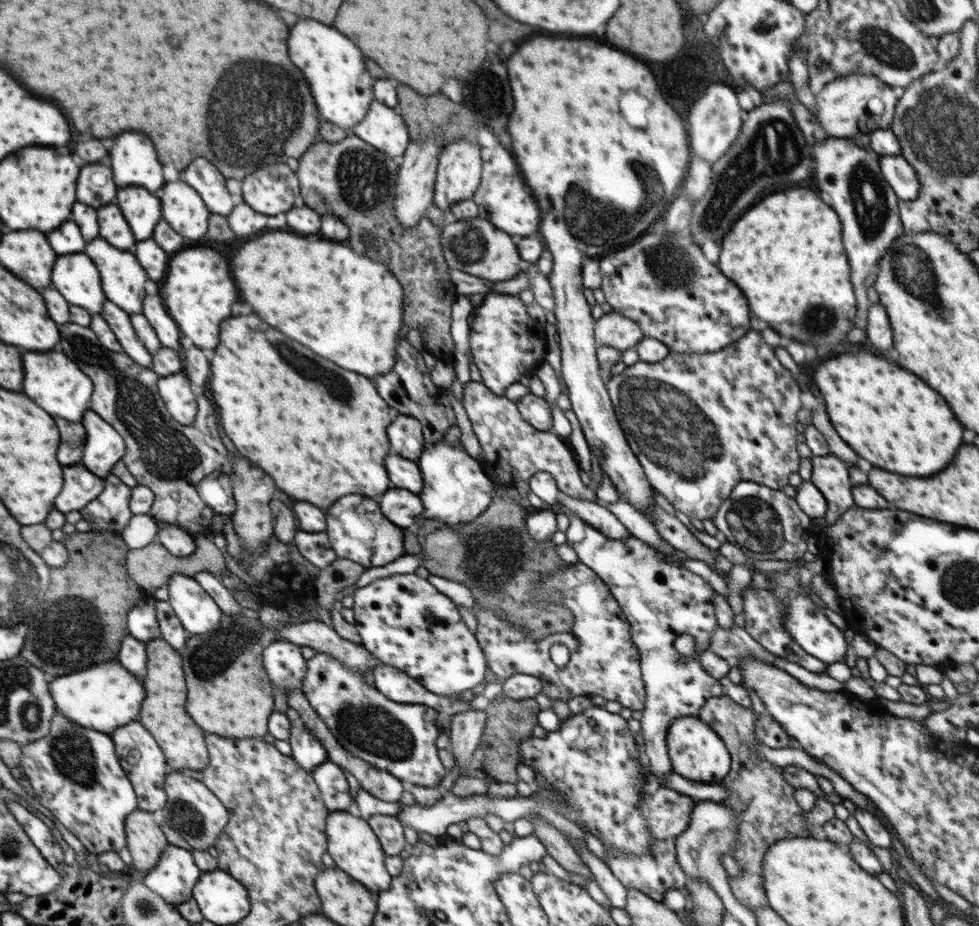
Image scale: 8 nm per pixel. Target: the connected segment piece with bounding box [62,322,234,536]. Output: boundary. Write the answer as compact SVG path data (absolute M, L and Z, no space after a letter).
M62 324L62 350L98 382L98 390L94 393L94 412L97 412L106 422L112 422L112 425L125 437L128 444L128 452L125 456L125 464L140 485L147 486L155 494L154 502L150 508L149 514L158 521L164 521L169 524L178 524L182 526L190 535L198 536L198 532L204 532L214 519L214 512L198 494L197 484L208 474L222 472L229 477L232 475L232 454L224 448L220 440L220 432L216 428L216 416L214 408L208 402L208 398L200 396L199 406L202 408L197 413L197 418L190 426L179 423L177 419L168 412L162 398L159 396L157 375L152 368L147 369L138 365L130 355L126 353L117 353L106 347L96 336L95 332L89 327L76 326L76 324Z

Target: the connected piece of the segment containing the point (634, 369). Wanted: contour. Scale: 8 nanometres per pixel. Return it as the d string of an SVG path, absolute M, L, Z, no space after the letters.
M751 329L733 345L726 346L716 352L678 353L669 351L666 358L660 362L637 361L635 364L627 366L620 374L610 376L605 385L613 410L624 428L624 432L626 432L626 440L634 454L637 455L648 482L654 490L662 494L674 506L675 510L680 510L690 518L694 517L702 521L712 518L720 508L722 500L732 496L734 486L740 481L755 482L774 490L782 490L784 486L789 484L790 474L798 472L801 457L796 449L798 443L796 435L799 433L796 430L796 416L798 411L804 408L801 402L801 386L794 379L792 372L777 359L775 349L766 344L759 332Z

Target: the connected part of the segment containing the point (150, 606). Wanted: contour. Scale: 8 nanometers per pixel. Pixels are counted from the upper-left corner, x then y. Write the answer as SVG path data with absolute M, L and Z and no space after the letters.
M150 596L142 598L142 602L129 610L129 636L134 636L146 644L161 638L155 604L155 598Z

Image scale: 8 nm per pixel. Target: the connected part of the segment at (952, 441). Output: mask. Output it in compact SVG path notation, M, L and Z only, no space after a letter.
M844 354L818 366L814 374L816 386L826 400L826 410L832 426L840 438L864 460L874 466L904 474L904 476L930 476L944 470L962 444L962 424L956 420L944 398L932 390L918 376L888 364L872 354Z

